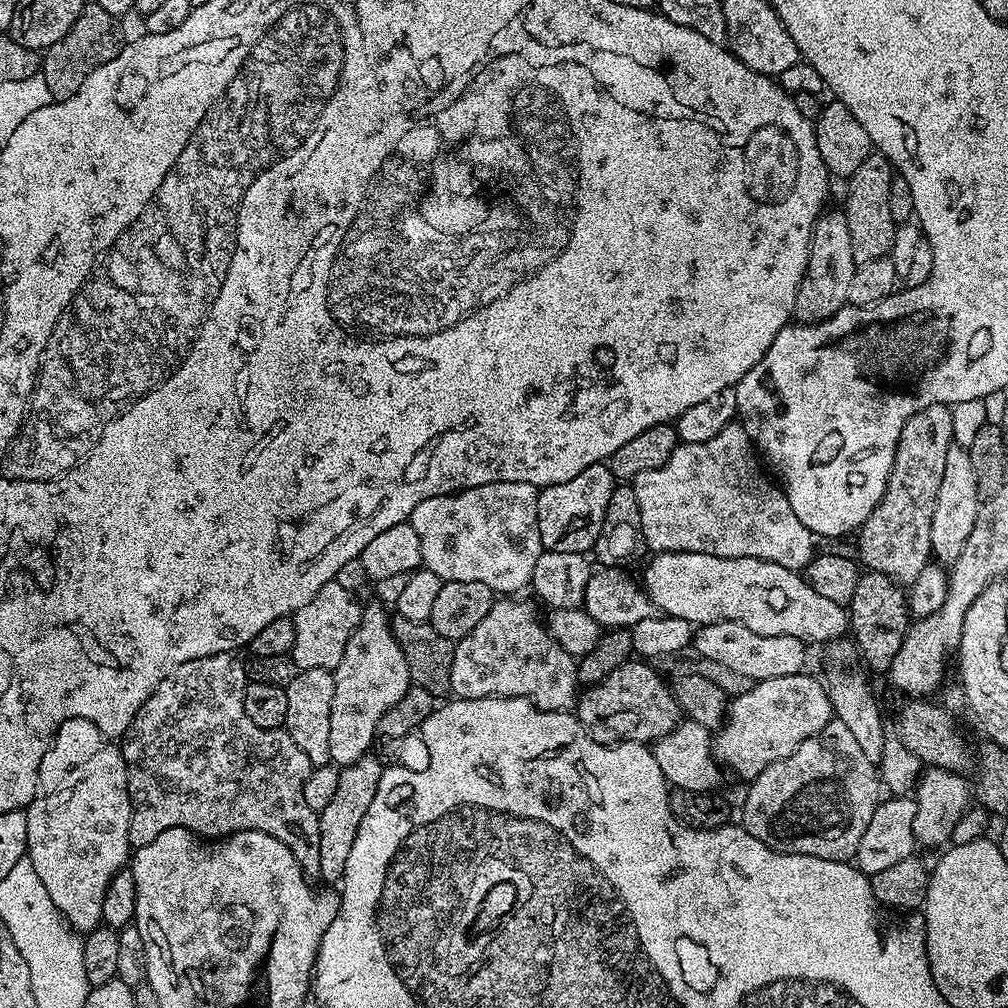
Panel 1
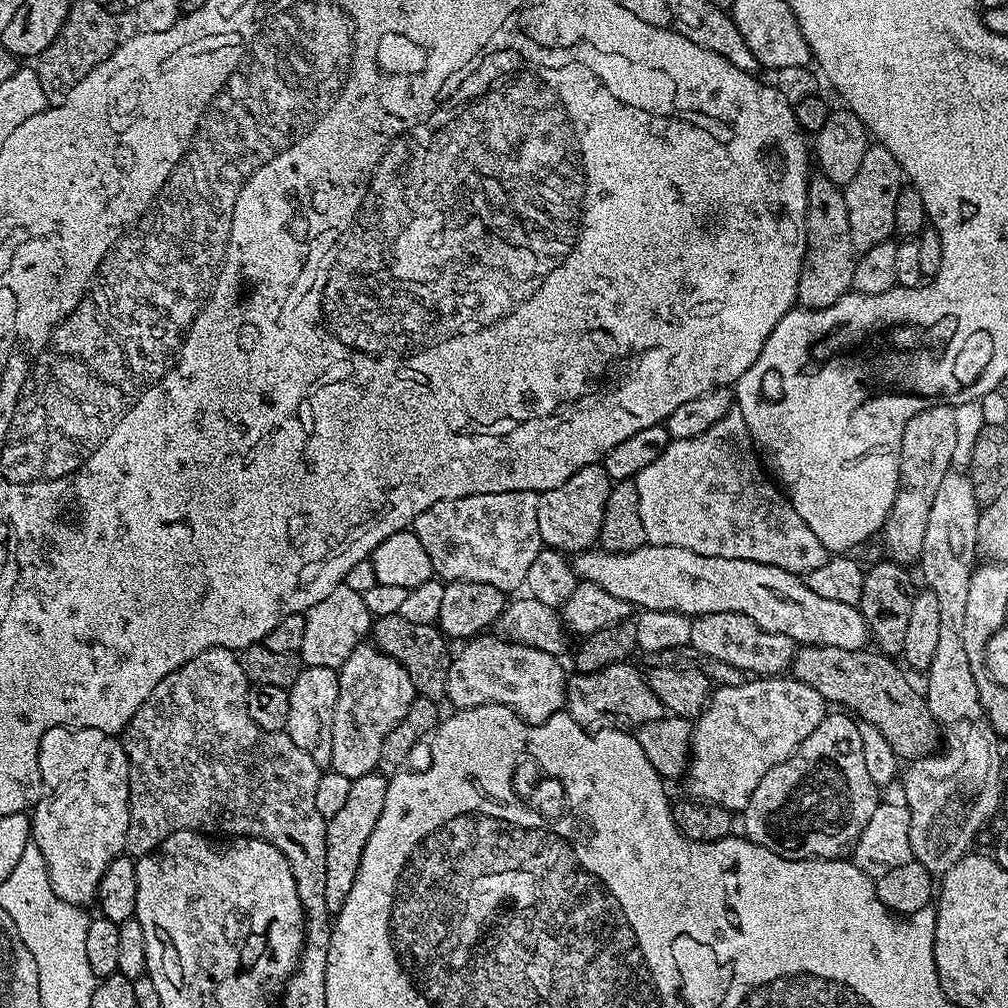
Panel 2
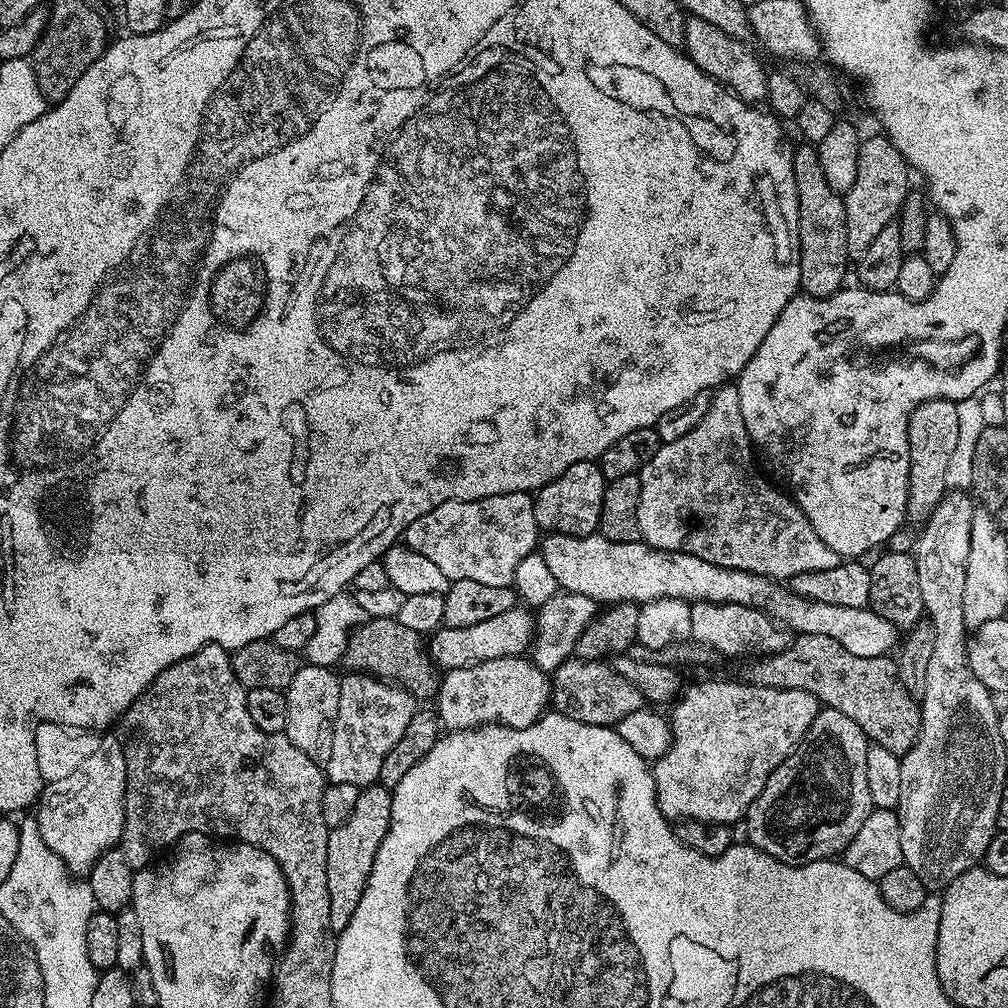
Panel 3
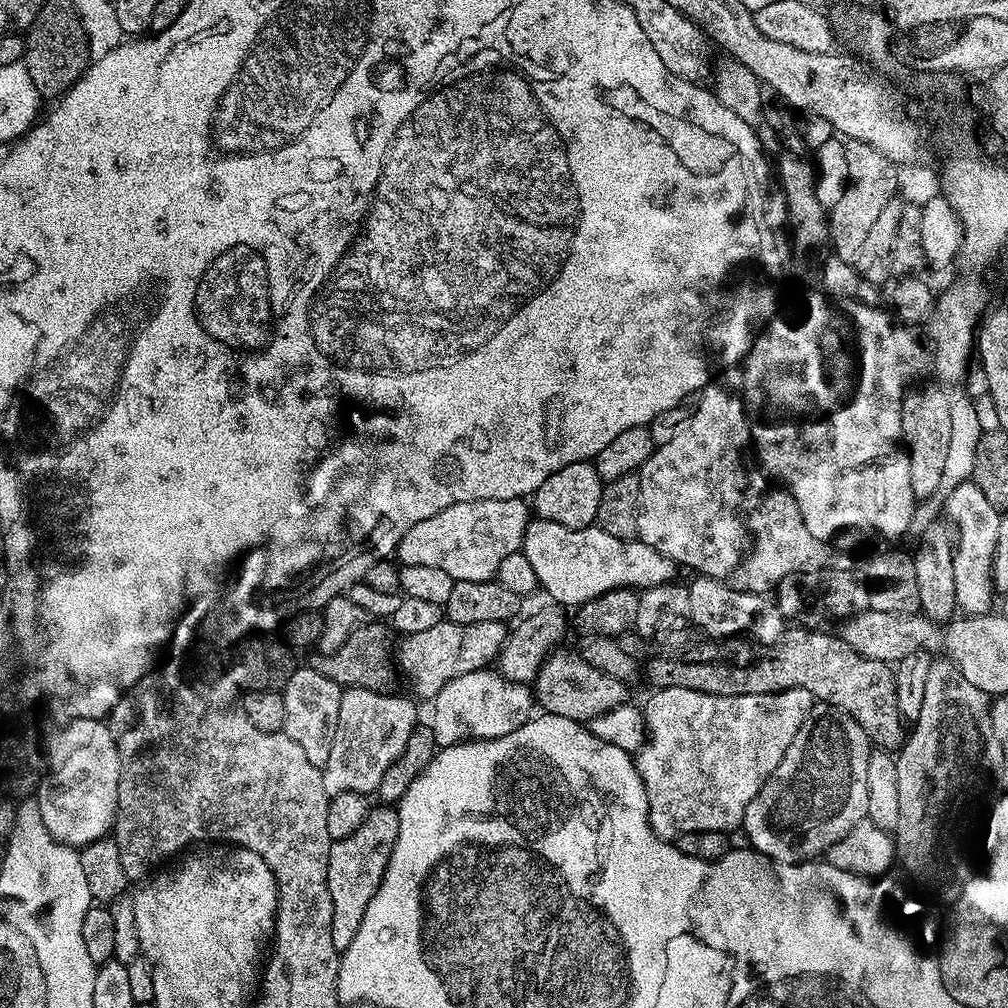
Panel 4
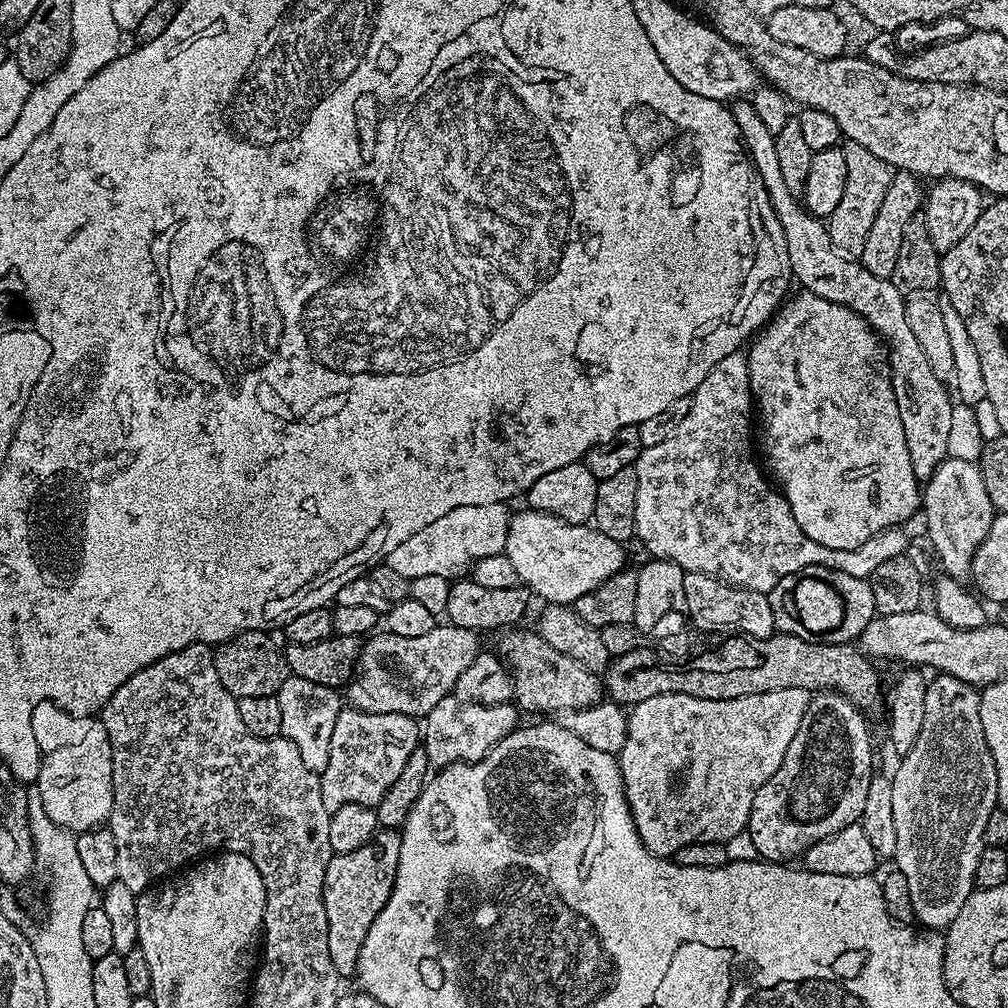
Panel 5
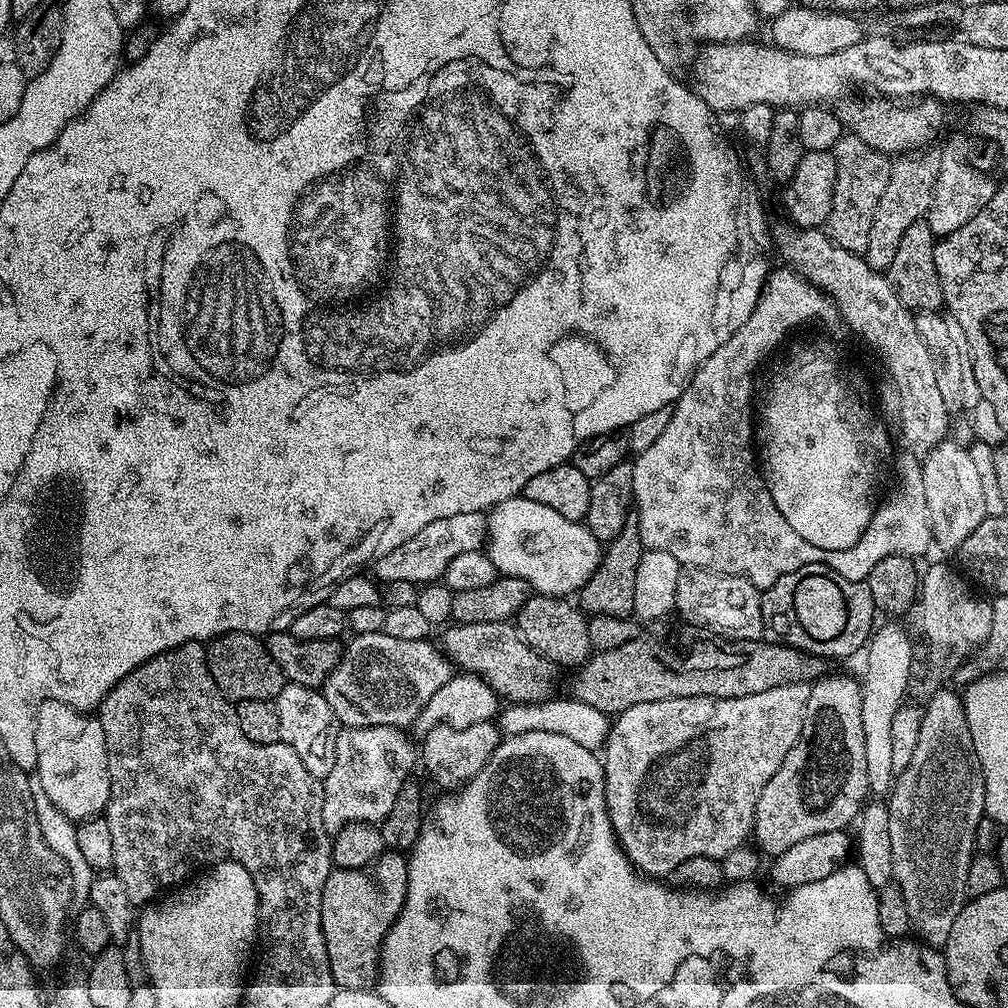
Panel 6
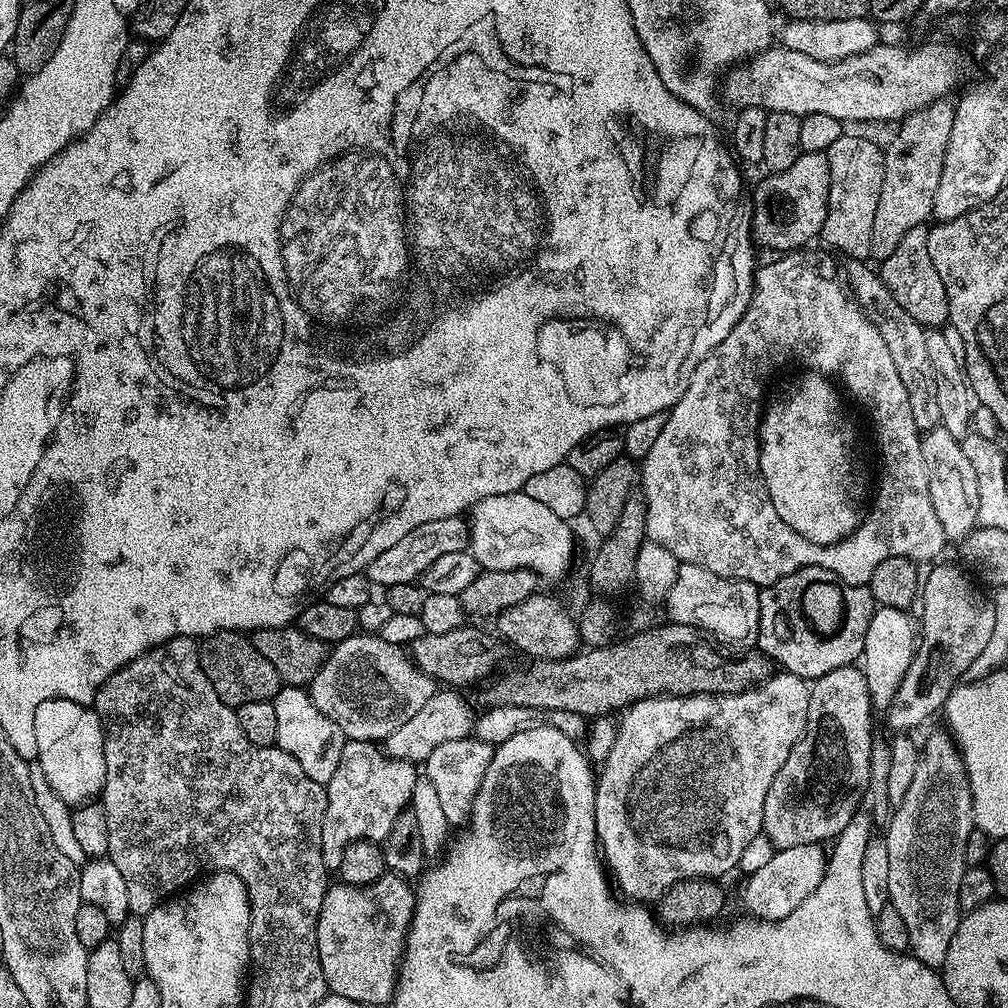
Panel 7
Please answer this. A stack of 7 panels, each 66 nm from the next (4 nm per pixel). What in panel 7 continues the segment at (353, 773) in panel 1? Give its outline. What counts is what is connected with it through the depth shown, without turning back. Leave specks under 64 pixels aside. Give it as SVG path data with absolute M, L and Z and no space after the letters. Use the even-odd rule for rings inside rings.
M385 871L373 884L356 888L352 884L336 882L322 898L322 910L318 914L316 945L322 962L322 972L333 996L350 998L354 1002L366 1002L369 1006L384 1004L396 994L396 977L400 975L400 961L404 958L404 945L408 943L408 928L416 909L416 893L413 885L403 876Z

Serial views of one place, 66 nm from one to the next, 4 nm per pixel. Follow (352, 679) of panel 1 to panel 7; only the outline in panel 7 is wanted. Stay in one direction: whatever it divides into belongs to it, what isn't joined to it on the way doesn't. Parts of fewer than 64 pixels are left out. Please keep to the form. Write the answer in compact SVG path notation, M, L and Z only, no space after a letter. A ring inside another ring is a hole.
M348 740L345 743L342 758L338 758L338 770L334 770L334 778L330 778L330 782L326 785L328 801L326 818L322 822L322 850L324 865L329 870L339 869L346 846L359 840L383 842L386 839L390 834L390 826L394 826L394 818L398 818L398 814L402 814L412 803L412 791L417 775L418 768L413 761L393 760L373 741Z

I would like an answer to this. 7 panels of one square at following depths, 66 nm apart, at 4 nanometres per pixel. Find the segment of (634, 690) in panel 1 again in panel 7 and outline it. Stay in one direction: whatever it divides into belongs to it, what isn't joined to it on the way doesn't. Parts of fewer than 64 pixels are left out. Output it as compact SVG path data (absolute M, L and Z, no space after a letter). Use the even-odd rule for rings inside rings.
M471 626L459 628L450 634L426 632L424 636L410 645L410 655L416 667L422 669L427 676L431 676L441 685L470 684L479 676L491 677L501 667L500 655L503 654L505 645L499 635L492 632L491 634L483 632L480 628L471 628Z

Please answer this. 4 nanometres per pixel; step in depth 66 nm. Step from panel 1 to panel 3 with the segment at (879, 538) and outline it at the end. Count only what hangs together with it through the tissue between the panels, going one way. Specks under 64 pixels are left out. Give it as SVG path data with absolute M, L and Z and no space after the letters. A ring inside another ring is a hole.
M927 400L910 414L906 433L906 451L910 454L908 475L909 521L923 522L928 519L946 494L946 466L957 446L958 415L955 400Z

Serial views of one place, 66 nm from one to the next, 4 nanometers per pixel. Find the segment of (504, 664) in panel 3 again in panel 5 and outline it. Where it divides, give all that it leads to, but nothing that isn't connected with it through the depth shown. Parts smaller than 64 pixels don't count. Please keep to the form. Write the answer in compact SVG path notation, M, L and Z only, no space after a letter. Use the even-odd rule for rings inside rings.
M449 694L430 710L422 720L422 747L428 755L429 765L437 769L449 764L474 764L483 758L495 744L502 742L518 727L518 708L515 703L498 705L465 703Z

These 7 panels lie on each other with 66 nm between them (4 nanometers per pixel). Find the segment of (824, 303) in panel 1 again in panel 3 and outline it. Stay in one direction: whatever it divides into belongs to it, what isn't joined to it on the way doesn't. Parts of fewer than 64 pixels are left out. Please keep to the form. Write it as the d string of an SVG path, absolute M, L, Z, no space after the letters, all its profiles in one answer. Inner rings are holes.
M800 142L792 153L794 186L798 190L800 221L800 286L807 295L830 297L845 287L844 275L850 272L850 253L846 242L846 206L841 193L826 182L820 153L813 145Z

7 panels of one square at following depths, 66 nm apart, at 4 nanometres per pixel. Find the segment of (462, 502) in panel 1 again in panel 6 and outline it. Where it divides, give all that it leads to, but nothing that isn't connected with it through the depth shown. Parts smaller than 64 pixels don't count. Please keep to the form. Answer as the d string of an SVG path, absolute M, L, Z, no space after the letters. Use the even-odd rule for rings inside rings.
M485 513L450 514L450 518L438 518L438 522L430 522L423 530L418 530L410 542L402 542L402 546L394 546L390 554L382 554L374 562L374 576L377 581L410 582L423 586L439 581L447 566L458 554L467 551L478 551L485 547L488 538L488 518Z

